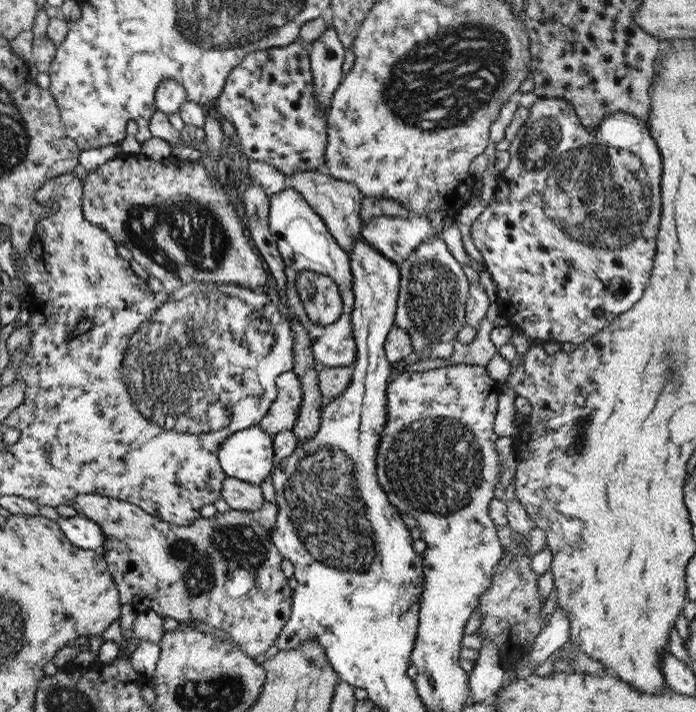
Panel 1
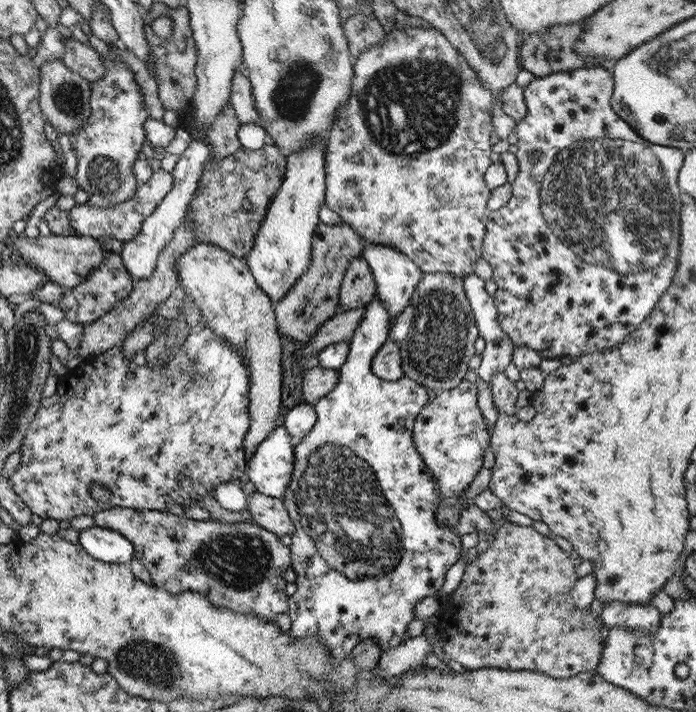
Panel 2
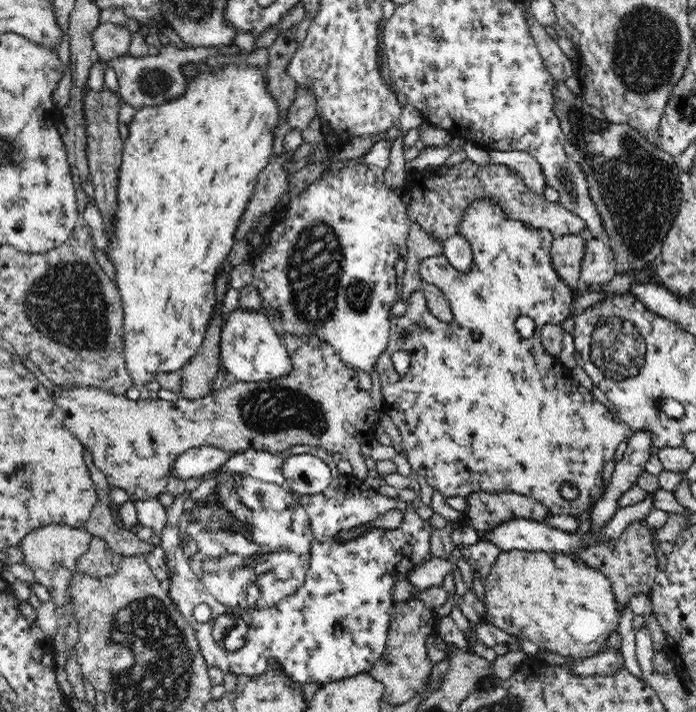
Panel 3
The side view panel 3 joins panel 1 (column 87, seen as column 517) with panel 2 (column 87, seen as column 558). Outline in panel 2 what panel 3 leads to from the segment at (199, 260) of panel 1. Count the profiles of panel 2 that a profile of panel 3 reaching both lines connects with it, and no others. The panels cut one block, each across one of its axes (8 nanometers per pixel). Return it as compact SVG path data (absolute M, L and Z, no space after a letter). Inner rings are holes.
M160 169L158 172L153 172L145 184L137 187L134 195L125 202L120 202L109 208L97 208L86 203L73 205L67 211L69 226L74 234L79 234L82 237L92 237L93 239L103 237L115 244L132 240L139 232L144 218L153 212L153 209L162 201L167 191L171 190L171 187L173 187L173 176Z

